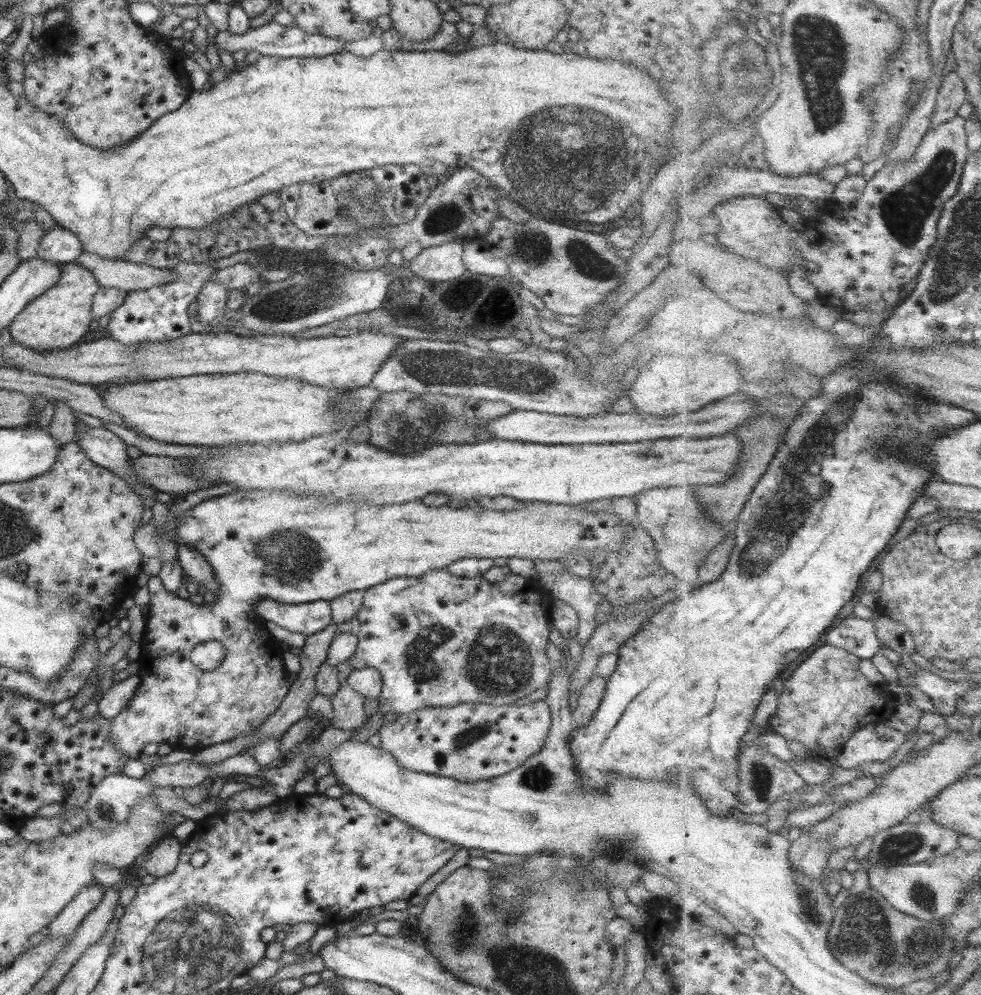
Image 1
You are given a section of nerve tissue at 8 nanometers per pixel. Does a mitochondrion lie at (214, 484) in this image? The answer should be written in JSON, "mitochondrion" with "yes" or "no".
{"mitochondrion":"no"}

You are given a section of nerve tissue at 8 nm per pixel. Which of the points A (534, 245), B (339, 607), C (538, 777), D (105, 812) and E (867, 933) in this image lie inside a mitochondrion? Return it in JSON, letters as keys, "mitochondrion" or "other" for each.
{"A":"mitochondrion","B":"other","C":"mitochondrion","D":"mitochondrion","E":"mitochondrion"}

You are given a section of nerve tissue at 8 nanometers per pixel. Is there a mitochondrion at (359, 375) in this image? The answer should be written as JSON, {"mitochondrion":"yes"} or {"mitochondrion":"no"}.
{"mitochondrion":"no"}

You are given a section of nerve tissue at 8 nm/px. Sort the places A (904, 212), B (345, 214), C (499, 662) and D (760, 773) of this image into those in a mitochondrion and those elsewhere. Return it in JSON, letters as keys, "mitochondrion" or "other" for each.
{"A":"mitochondrion","B":"mitochondrion","C":"mitochondrion","D":"mitochondrion"}

